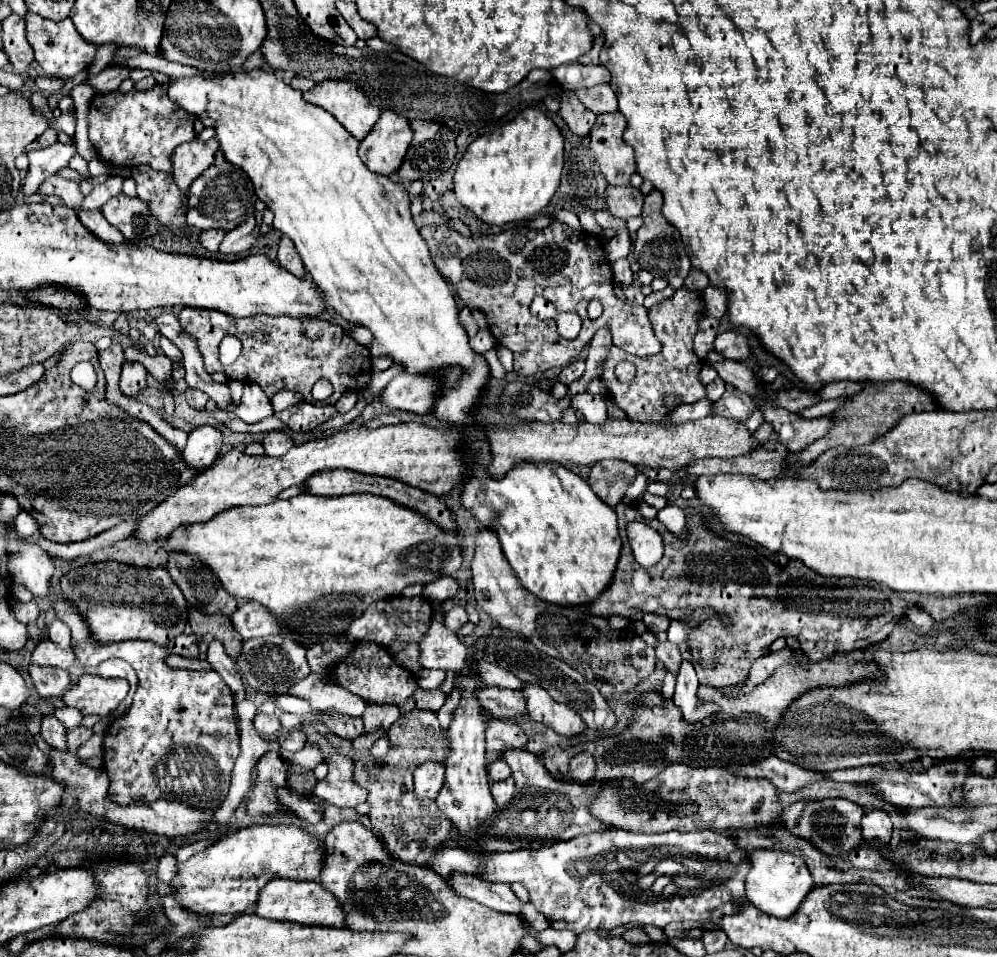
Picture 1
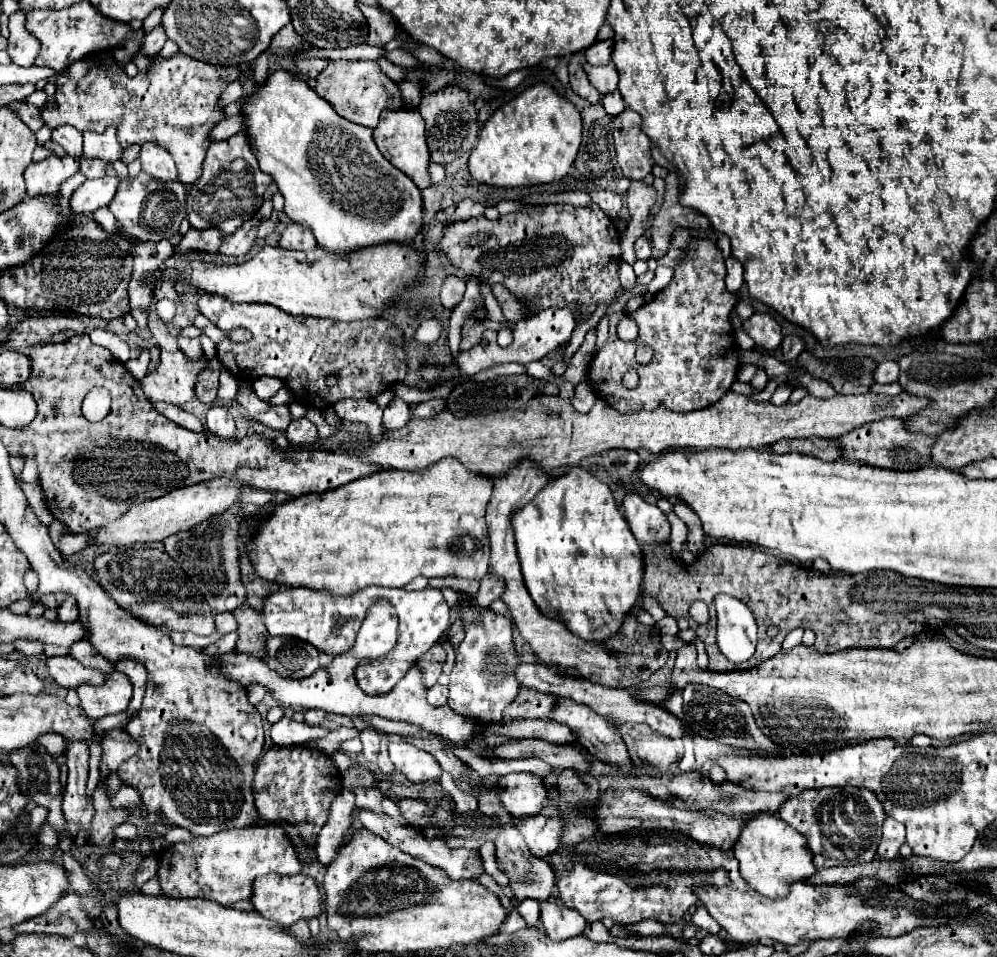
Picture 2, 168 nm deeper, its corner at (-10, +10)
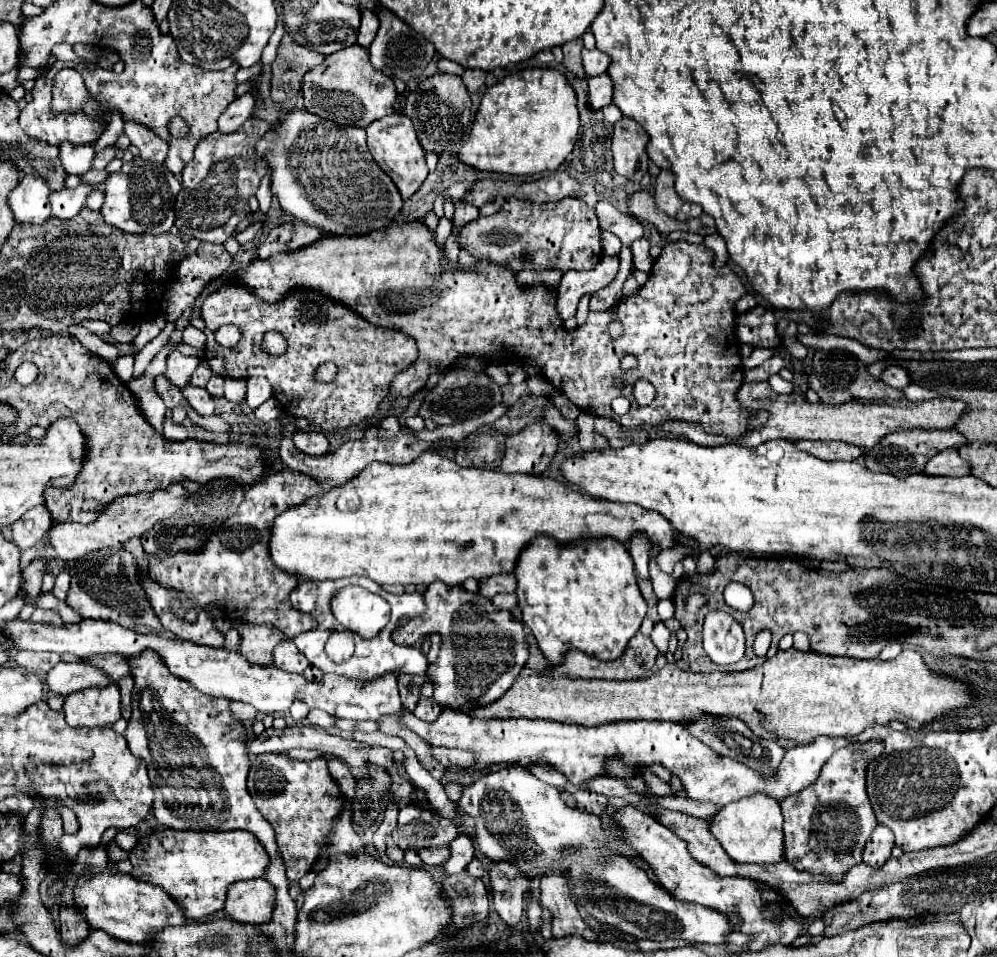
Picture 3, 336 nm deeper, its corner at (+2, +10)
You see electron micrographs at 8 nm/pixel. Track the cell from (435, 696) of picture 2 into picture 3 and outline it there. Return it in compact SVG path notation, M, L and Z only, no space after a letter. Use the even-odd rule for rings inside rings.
M428 697L428 699L420 699L418 701L418 705L416 705L416 709L414 709L414 715L418 717L418 719L422 719L422 721L436 721L438 719L438 715L440 715L440 707L438 707L438 703L432 699L432 697Z

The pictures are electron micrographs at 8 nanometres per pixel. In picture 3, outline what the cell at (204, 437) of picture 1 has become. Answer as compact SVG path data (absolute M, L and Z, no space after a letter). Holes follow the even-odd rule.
M186 385L182 387L184 397L188 399L188 403L200 413L200 415L212 415L214 413L214 401L210 397L210 393L202 387L194 387L194 385Z

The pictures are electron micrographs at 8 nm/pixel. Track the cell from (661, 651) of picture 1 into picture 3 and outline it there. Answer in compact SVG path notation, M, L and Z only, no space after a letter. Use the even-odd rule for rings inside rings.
M904 649L900 657L892 661L880 659L852 659L852 657L830 657L820 655L814 651L778 651L772 659L766 659L762 665L738 673L692 673L680 671L674 663L664 665L658 673L648 679L634 679L634 681L586 681L586 679L568 679L560 677L554 679L552 675L536 673L524 669L514 685L494 703L470 709L468 715L478 719L512 719L512 717L526 717L526 719L546 719L558 723L576 723L576 725L604 725L616 721L630 721L630 719L658 719L658 721L674 721L674 723L688 723L696 715L714 715L714 717L736 717L750 727L750 731L762 739L772 739L778 745L790 749L794 745L804 745L814 741L816 735L830 735L830 737L856 737L864 729L872 725L888 725L892 719L902 721L908 729L918 731L922 725L930 723L932 719L948 713L954 707L964 707L972 703L974 697L970 695L970 687L966 683L954 681L940 673L930 671L922 655L912 649Z

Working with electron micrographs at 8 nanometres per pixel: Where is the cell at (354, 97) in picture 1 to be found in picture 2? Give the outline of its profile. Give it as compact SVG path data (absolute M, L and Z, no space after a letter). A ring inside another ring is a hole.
M334 61L330 63L318 77L314 89L332 103L338 115L344 119L364 125L364 127L376 127L378 117L382 109L400 109L402 97L398 85L382 73L376 61Z

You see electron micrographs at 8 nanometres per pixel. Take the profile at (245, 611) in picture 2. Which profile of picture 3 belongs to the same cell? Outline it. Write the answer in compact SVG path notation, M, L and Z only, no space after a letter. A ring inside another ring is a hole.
M246 625L242 631L240 653L254 665L272 665L272 651L286 635L274 625Z

